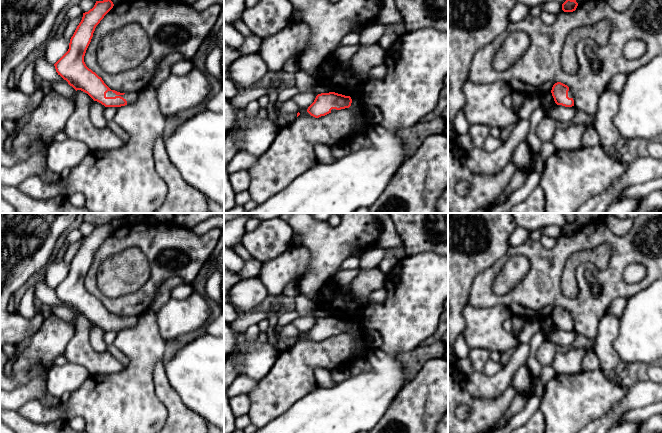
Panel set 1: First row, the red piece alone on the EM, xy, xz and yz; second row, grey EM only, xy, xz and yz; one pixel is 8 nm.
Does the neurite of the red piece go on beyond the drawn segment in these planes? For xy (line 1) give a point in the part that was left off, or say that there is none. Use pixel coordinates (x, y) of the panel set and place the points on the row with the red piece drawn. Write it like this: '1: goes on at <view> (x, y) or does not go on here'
1: goes on at xy (131, 97)

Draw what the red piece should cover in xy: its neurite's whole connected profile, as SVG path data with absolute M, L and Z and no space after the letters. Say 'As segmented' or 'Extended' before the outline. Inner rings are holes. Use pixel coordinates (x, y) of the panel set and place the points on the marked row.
Extended. M111 0L96 1L94 7L83 17L70 39L68 51L54 64L56 72L76 91L87 93L94 101L105 107L121 107L133 104L138 93L120 93L111 90L95 72L89 69L84 56L96 26L113 8Z

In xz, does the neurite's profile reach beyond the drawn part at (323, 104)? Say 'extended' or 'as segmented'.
extended

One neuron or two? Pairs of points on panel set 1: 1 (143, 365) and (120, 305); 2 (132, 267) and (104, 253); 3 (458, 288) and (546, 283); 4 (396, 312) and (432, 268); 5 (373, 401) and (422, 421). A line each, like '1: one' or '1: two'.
1: two
2: two
3: two
4: one
5: two

